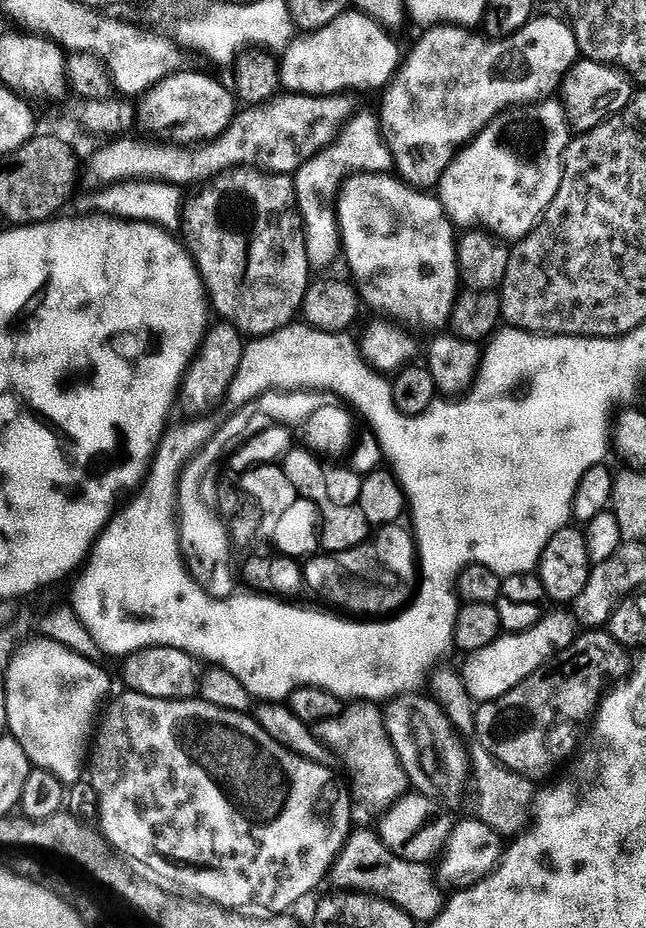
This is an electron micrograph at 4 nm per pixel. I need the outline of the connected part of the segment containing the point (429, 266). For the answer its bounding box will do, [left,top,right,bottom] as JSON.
[338,174,462,329]

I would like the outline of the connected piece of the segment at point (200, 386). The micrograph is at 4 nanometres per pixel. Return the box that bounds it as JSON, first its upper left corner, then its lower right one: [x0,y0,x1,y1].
[178,322,246,418]

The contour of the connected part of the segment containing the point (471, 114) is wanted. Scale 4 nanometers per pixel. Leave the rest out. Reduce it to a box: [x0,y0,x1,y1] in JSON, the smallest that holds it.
[378,25,504,151]

